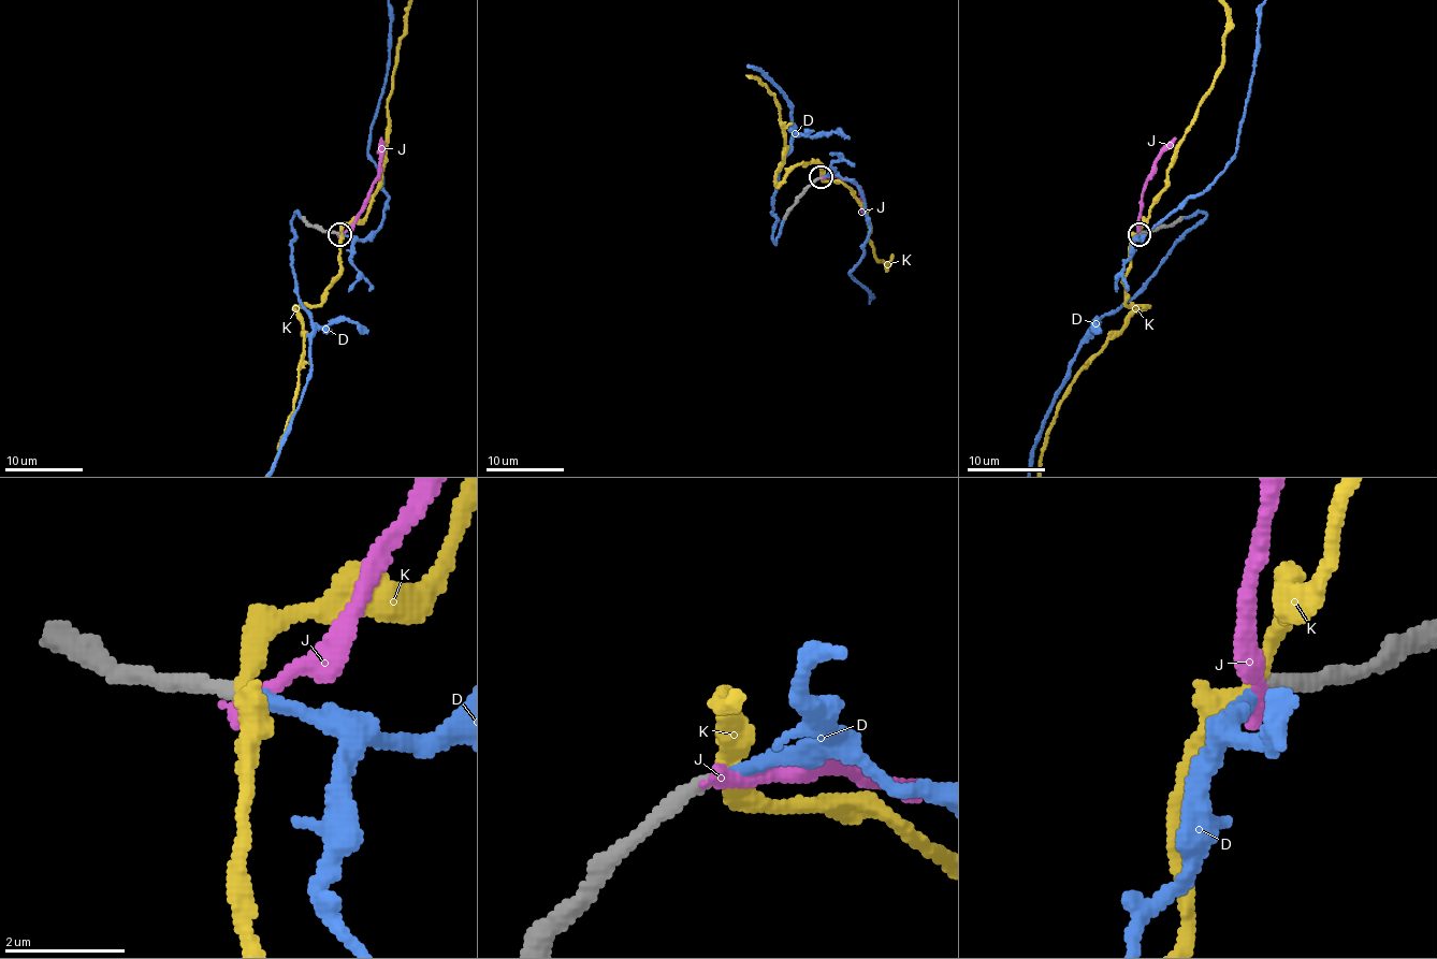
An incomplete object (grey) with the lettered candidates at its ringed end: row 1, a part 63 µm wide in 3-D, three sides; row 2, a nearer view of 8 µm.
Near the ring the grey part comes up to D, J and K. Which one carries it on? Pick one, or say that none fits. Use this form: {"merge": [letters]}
{"merge": ["D"]}

